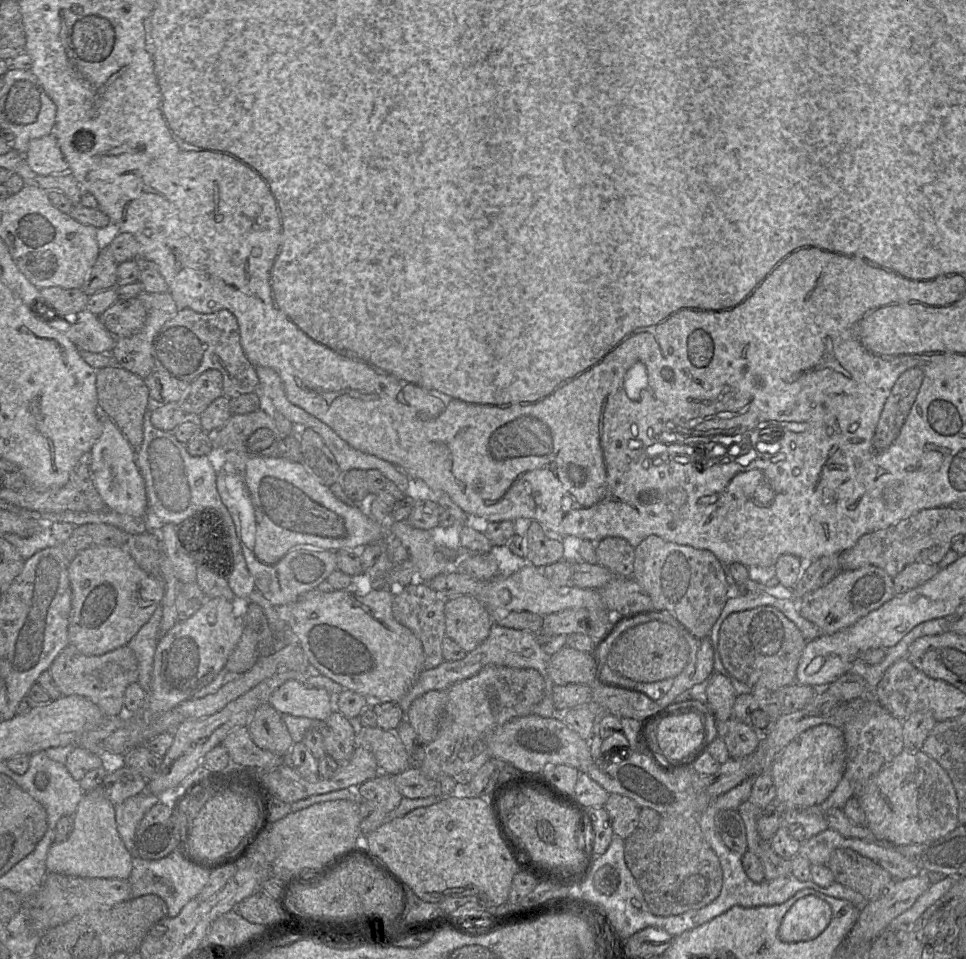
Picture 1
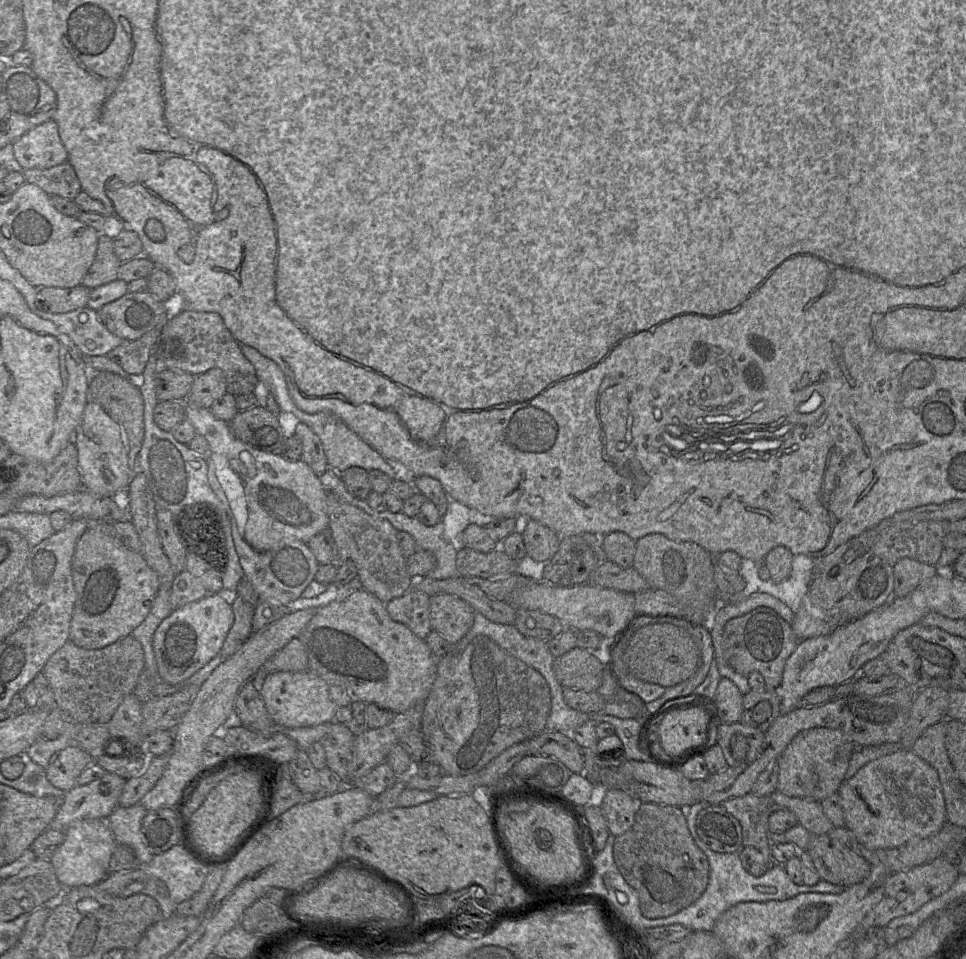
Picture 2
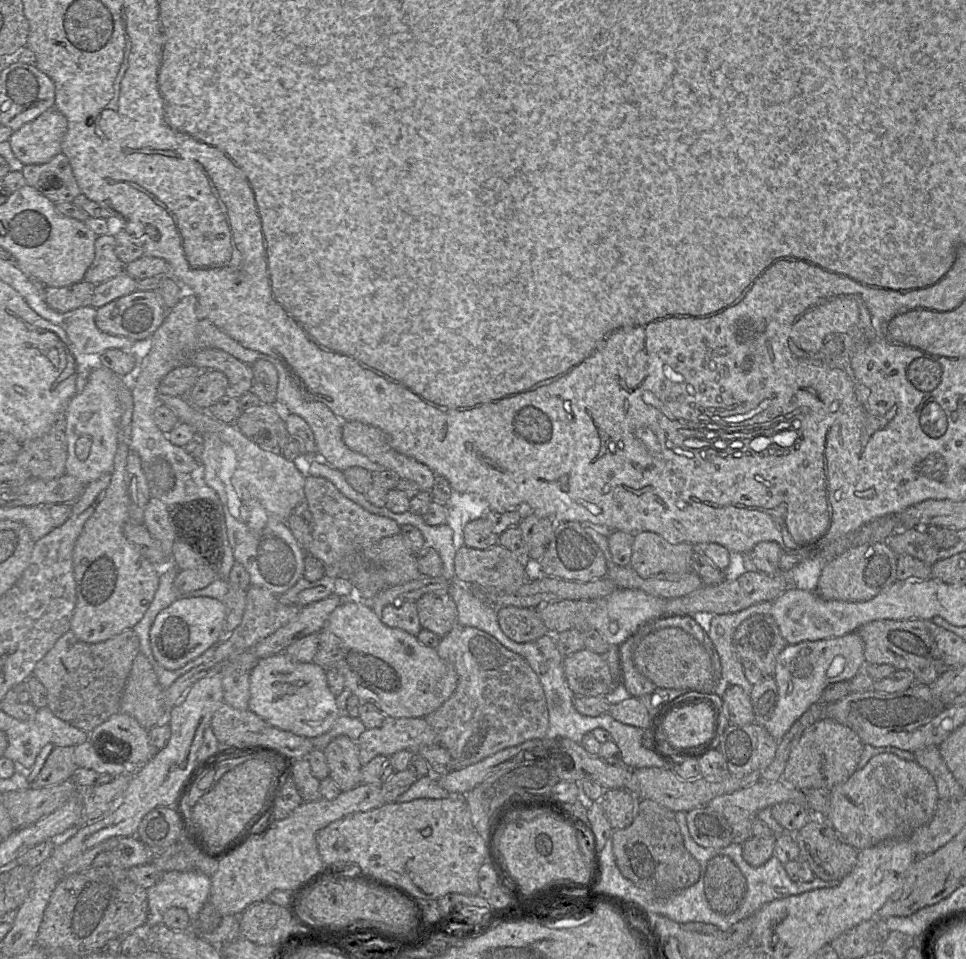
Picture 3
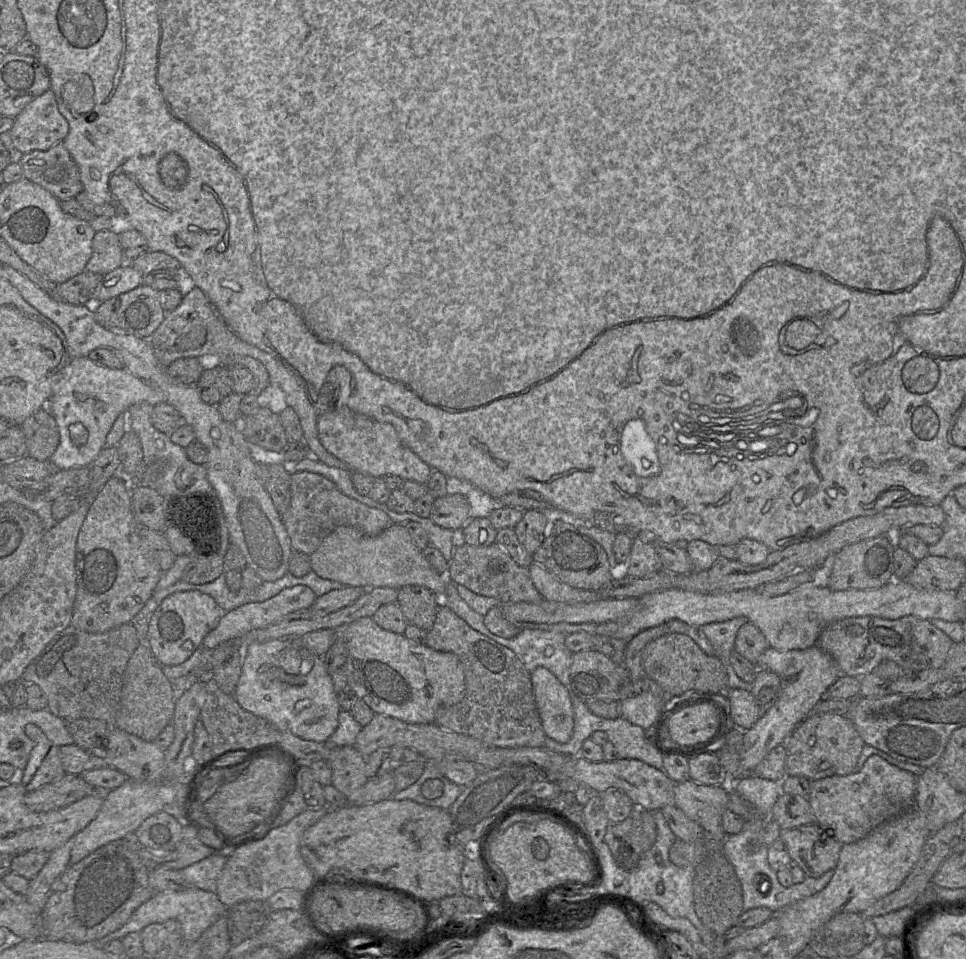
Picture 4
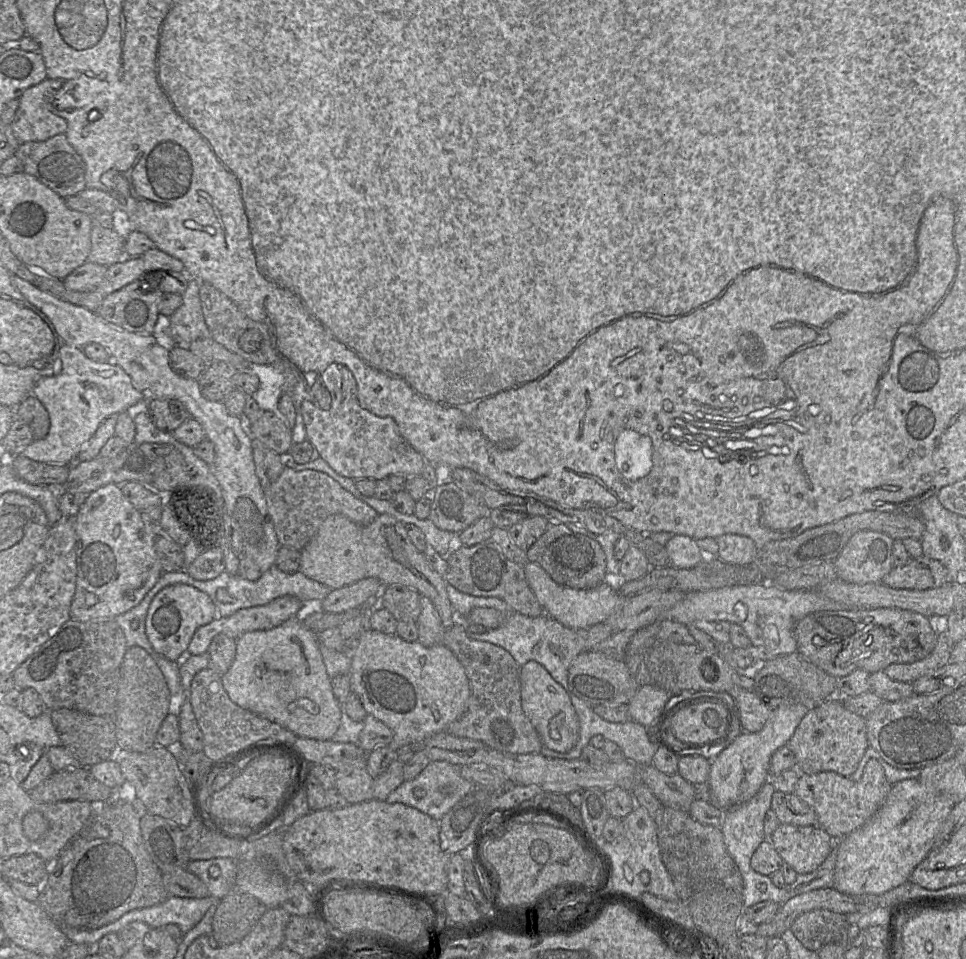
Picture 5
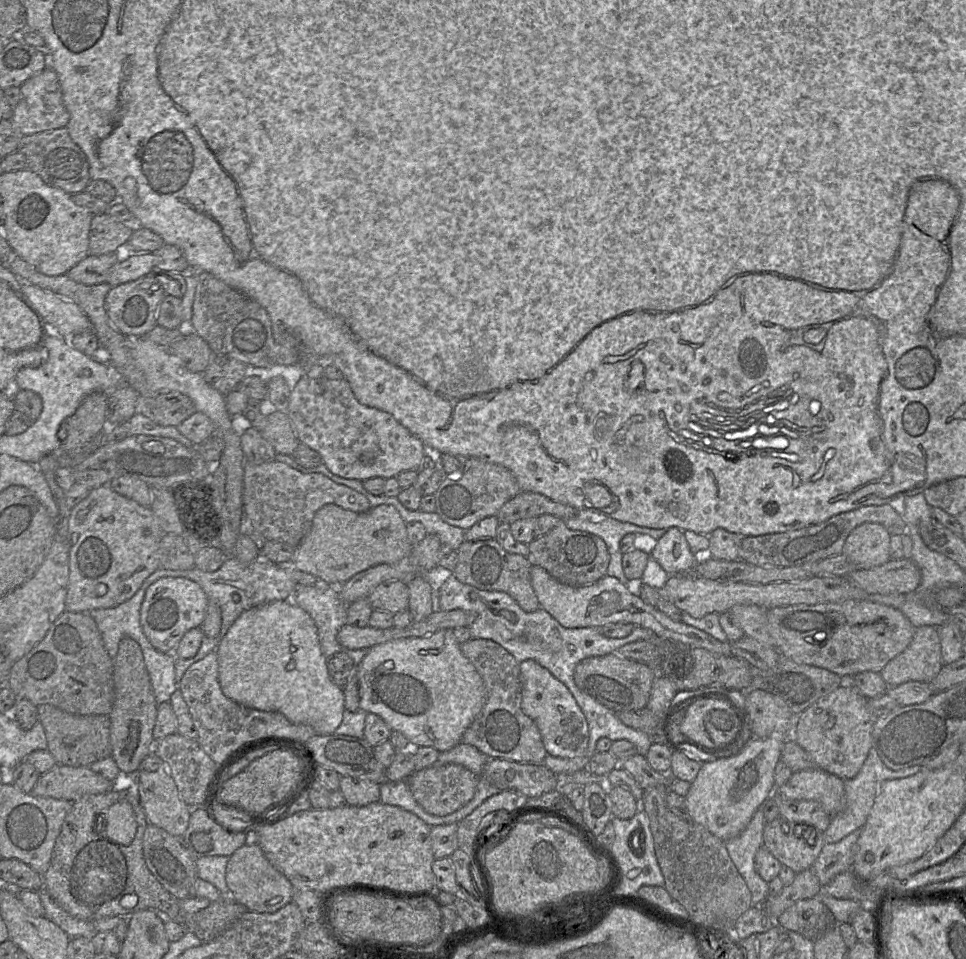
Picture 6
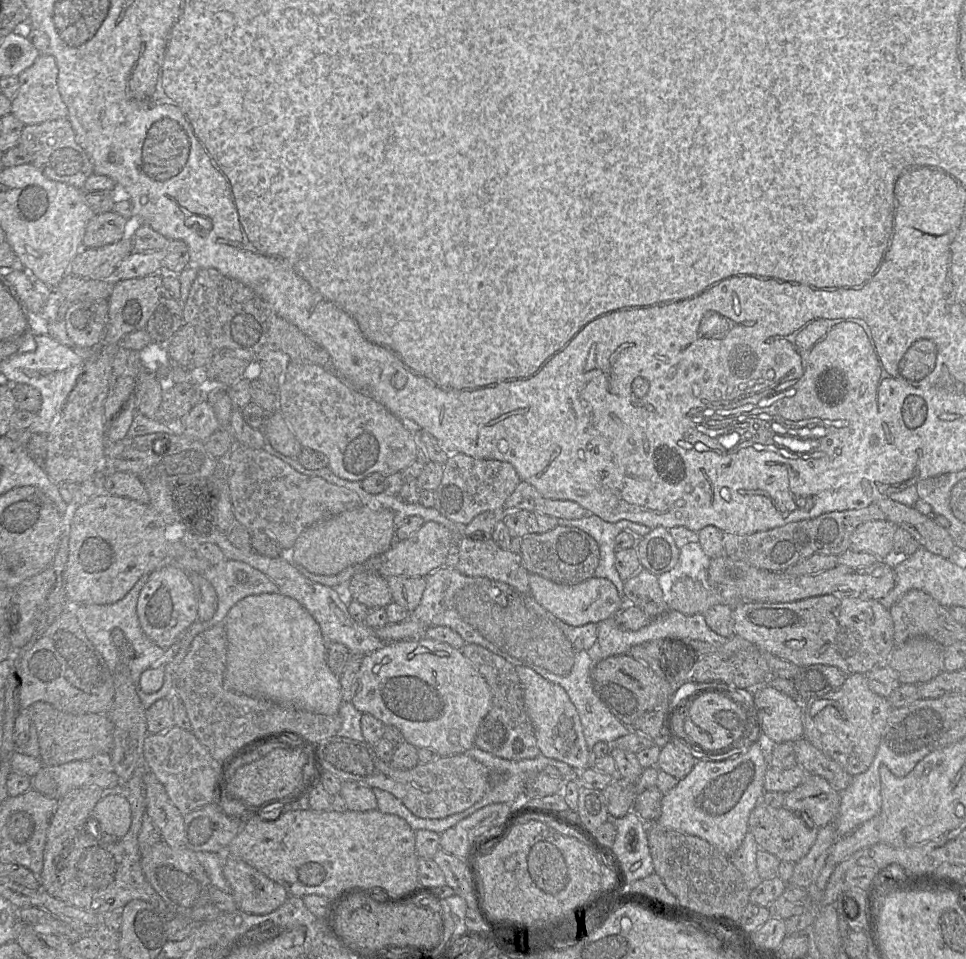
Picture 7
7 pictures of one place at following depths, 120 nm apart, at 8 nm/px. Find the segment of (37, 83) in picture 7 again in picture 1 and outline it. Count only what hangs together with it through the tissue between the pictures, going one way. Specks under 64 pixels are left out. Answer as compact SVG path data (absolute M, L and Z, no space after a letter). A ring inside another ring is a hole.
M54 134L32 139L24 160L37 175L63 174L69 171Z

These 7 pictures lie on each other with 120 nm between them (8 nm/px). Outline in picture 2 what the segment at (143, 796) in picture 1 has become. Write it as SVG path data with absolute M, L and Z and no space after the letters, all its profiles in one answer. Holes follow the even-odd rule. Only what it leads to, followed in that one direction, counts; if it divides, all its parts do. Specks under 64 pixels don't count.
M137 803L130 807L118 806L108 817L118 844L126 845L134 851L138 866L149 863L157 855L150 852L141 829L147 812L143 805Z

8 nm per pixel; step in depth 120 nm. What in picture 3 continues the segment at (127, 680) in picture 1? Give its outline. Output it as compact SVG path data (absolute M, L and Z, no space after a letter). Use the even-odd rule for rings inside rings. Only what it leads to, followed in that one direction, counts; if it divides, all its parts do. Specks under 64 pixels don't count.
M133 629L98 643L83 642L70 630L37 662L32 676L45 686L47 706L55 716L89 733L120 711L124 687L139 653L140 639Z

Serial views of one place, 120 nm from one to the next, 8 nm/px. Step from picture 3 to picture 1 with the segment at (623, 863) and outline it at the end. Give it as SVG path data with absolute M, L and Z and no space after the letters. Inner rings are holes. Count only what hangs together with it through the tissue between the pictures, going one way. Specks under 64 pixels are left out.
M662 815L655 831L638 827L624 840L624 859L650 912L655 916L668 917L703 908L720 894L723 882L718 857L705 840L696 815Z

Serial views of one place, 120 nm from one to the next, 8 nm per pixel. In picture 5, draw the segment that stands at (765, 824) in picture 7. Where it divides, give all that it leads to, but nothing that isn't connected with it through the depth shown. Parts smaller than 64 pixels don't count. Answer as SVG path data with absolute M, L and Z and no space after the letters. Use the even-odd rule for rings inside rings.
M781 823L768 839L784 862L798 874L816 870L834 844L834 839L819 825Z

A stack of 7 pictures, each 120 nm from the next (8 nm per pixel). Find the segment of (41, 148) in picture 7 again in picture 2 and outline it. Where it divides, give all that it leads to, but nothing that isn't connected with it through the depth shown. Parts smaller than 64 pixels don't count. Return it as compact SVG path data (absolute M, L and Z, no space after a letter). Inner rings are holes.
M66 161L48 169L25 169L26 182L38 185L49 195L74 200L82 191L73 166Z

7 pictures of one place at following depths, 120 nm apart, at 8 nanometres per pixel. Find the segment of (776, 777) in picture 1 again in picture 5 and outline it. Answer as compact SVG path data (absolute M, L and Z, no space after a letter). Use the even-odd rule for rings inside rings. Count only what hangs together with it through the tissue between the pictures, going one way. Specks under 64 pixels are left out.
M834 696L809 709L787 745L795 755L800 773L833 771L849 777L856 771L869 746L866 718L846 709L841 698Z

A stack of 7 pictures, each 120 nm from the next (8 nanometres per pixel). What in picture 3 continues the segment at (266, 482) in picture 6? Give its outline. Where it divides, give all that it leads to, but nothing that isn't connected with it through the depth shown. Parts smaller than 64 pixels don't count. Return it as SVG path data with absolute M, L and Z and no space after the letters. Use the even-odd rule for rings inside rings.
M307 476L304 496L312 515L312 541L307 554L320 560L328 568L351 554L379 542L383 538L401 533L401 526L394 520L370 513L344 496L336 486L322 477Z

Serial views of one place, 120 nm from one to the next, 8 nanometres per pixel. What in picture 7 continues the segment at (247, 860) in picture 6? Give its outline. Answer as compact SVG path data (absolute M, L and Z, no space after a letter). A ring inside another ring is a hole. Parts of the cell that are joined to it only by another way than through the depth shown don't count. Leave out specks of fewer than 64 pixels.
M225 854L224 876L239 910L269 914L289 897L287 890L239 857Z

